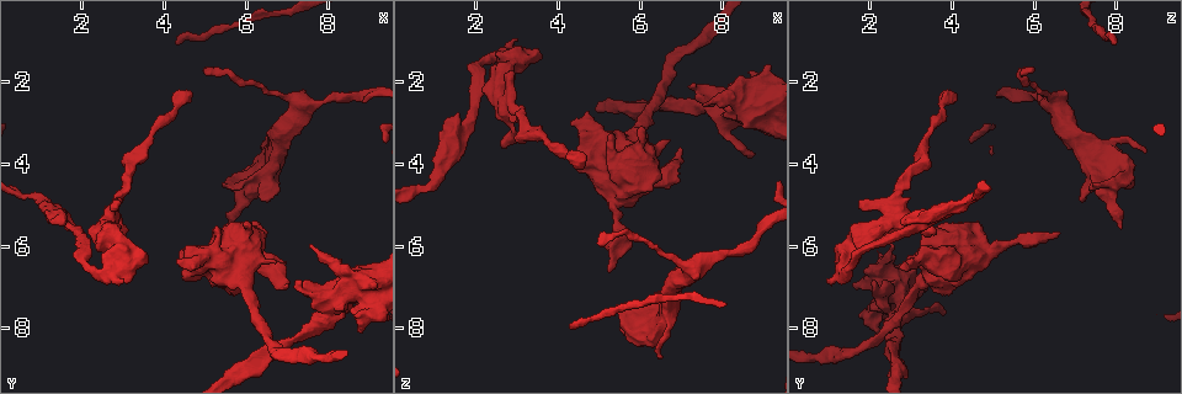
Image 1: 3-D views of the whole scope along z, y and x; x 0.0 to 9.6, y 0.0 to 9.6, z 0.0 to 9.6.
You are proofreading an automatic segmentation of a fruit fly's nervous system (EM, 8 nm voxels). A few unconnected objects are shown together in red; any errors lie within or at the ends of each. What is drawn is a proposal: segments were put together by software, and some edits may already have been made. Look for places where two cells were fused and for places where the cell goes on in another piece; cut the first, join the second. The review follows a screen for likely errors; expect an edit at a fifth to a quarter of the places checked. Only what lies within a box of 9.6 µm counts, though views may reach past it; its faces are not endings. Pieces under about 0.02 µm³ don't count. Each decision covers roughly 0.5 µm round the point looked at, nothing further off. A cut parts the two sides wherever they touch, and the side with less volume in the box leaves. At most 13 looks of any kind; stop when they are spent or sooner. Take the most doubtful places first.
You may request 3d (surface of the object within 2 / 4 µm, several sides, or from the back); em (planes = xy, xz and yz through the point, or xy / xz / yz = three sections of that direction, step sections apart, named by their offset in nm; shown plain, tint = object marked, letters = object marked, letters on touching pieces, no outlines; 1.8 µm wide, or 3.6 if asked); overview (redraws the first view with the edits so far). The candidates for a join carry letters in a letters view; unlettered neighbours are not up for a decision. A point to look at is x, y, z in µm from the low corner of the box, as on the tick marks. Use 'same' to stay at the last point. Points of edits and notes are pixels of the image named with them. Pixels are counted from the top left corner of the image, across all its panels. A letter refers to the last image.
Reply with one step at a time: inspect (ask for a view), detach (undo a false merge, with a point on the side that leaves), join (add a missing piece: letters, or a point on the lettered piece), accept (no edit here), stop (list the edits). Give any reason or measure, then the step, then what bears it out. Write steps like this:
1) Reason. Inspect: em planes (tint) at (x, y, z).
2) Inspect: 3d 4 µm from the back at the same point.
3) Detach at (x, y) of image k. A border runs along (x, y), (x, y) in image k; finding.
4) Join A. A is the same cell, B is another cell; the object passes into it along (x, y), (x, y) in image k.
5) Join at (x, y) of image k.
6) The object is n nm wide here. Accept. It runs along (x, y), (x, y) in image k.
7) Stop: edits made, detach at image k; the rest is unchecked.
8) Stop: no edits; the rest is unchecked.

Inspect: 3d 2 µm at (4.35, 1.05, 8.00).

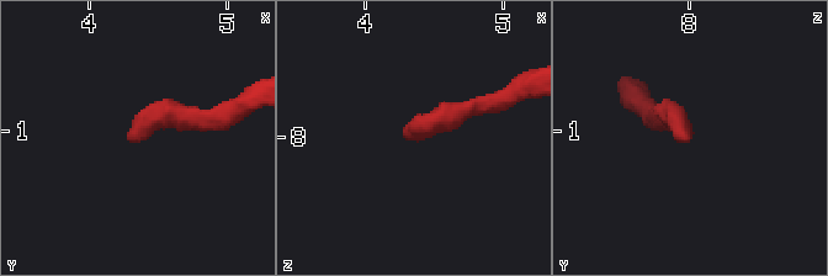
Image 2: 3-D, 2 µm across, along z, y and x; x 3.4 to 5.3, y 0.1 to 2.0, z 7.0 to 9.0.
Now the EM. Inspect: em xz step 8 (tint) at (4.34, 1.06, 8.00).

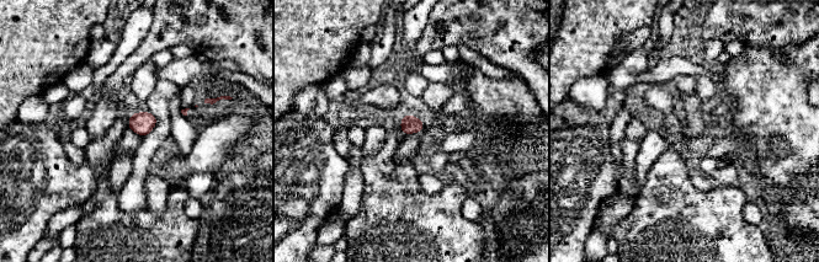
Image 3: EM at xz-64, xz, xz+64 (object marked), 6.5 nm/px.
Cut it another way. Inspect: em planes (letters) at the same point.

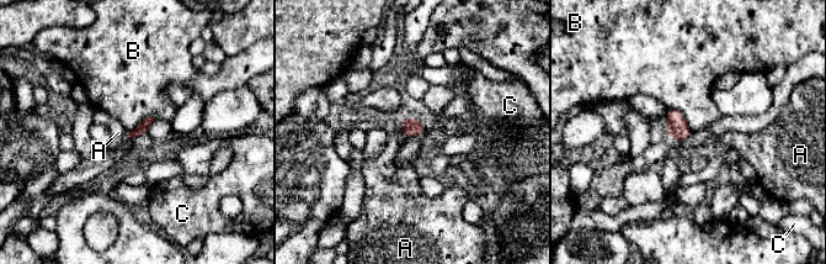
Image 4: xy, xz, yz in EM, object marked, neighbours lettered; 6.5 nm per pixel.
Accept. A, B and C are other cells; a border runs along (669, 106), (681, 114), (692, 131) in image 4; none of them fits.

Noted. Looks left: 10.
A fork. Inspect: em planes (letters) at (2.65, 5.55, 1.95).

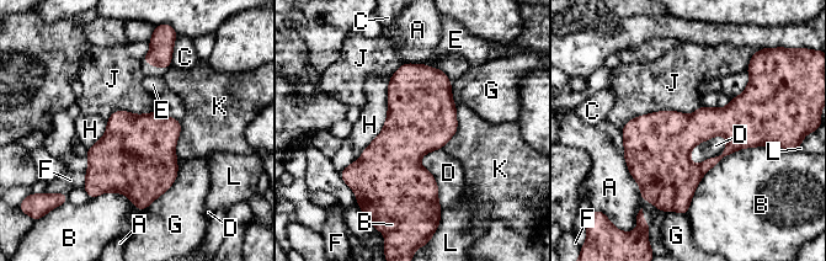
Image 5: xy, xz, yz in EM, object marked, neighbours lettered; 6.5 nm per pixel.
The object is 360 nm wide here. Accept. A, B, C, D, E, F, G, H, J, K and L are other cells; a border runs along (728, 139), (699, 142), (689, 161) in image 5; continuous, no second cell.

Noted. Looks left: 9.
Branch stops here. Inspect: 3d 2 µm at (5.40, 4.45, 7.45).

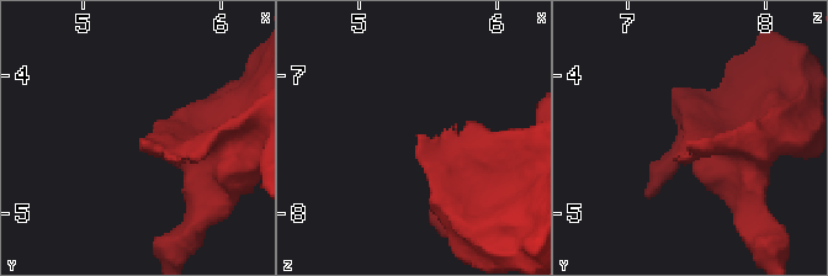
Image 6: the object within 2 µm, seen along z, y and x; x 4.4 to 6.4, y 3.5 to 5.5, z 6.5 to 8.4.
Inspect: em planes (letters) at (5.44, 4.48, 7.42).

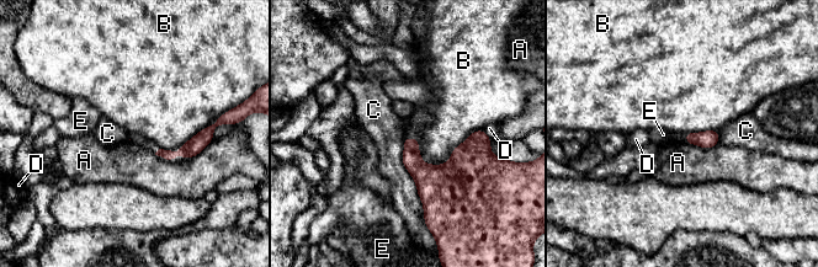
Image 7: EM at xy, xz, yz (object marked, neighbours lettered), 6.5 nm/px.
Accept. A, B, C, D and E are other cells; a border runs along (403, 138), (402, 163), (425, 220) in image 7; no lettered piece goes on from it.

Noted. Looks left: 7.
Thin end. Inspect: 3d 4 µm at (4.95, 1.75, 5.90).

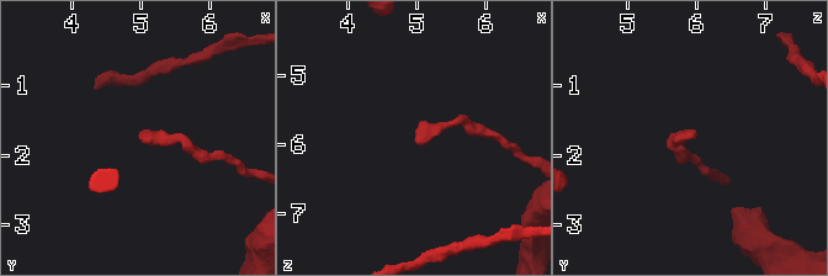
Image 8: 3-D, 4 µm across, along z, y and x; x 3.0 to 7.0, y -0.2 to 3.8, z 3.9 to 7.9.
Now the EM. Inspect: em yz step 4 (letters) at (5.00, 1.75, 5.95).

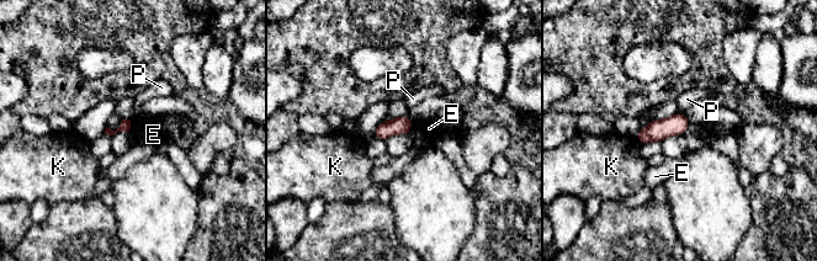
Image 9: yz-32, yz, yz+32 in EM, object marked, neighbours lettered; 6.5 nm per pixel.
Another direction. Inspect: em planes (letters) at the same point.

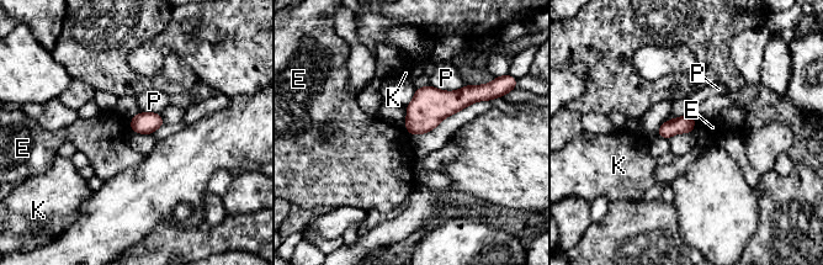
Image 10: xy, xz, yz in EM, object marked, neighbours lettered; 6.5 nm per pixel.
The object is 110 nm wide here; the longest contact is with P, 240 nm. Accept. E, K and P are other cells; no lettered piece goes on from it.

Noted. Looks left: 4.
Narrows sharply. Inspect: em planes (letters) at (4.25, 2.55, 3.70).

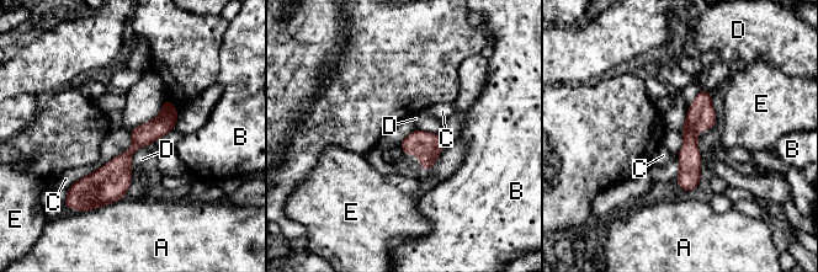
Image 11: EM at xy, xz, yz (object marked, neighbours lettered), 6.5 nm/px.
The longest contact is with C, 280 nm. Accept. A, B, C, D and E are other cells; one cell here.

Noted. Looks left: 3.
Stop: no edits; the rest is unchecked.

